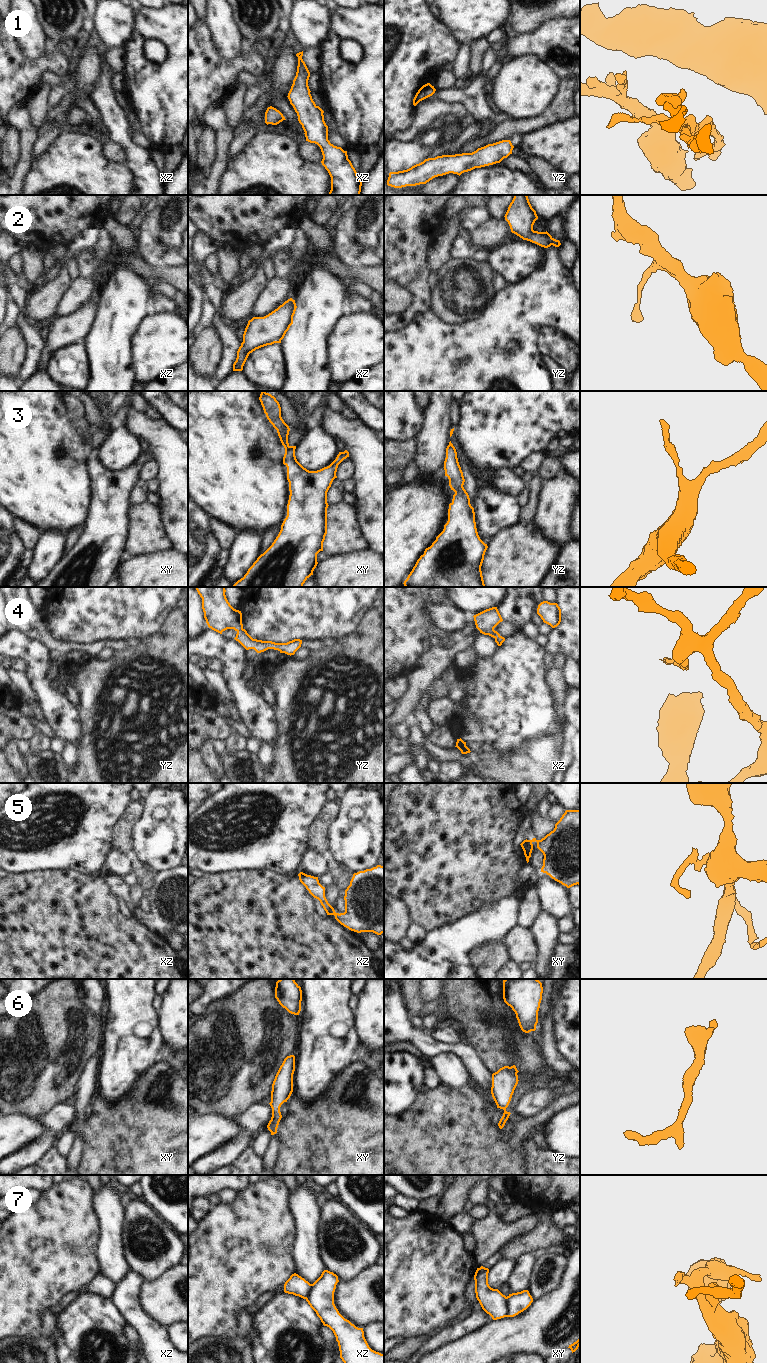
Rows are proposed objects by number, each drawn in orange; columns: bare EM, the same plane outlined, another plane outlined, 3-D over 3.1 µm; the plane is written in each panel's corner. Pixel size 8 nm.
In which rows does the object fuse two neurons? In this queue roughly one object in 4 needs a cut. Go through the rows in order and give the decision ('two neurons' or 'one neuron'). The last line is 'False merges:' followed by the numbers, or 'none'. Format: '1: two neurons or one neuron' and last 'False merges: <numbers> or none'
1: one neuron
2: one neuron
3: one neuron
4: one neuron
5: two neurons
6: one neuron
7: two neurons
False merges: 5, 7

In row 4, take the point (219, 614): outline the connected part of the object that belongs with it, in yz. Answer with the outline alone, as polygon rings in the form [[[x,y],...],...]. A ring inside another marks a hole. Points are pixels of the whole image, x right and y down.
[[[196,587],[196,590],[202,598],[202,609],[208,627],[220,634],[227,629],[234,629],[237,632],[234,639],[246,650],[254,649],[261,653],[274,649],[291,656],[301,647],[300,639],[287,643],[253,639],[243,628],[241,611],[234,609],[228,602],[225,587]]]

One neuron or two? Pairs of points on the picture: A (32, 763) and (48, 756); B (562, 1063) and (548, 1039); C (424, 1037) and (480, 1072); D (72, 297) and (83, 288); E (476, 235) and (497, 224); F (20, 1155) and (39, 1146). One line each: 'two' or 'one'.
A: one
B: one
C: one
D: one
E: one
F: one

